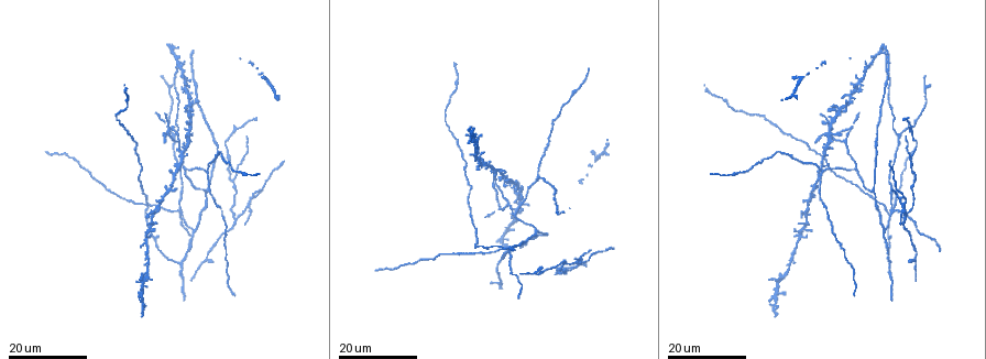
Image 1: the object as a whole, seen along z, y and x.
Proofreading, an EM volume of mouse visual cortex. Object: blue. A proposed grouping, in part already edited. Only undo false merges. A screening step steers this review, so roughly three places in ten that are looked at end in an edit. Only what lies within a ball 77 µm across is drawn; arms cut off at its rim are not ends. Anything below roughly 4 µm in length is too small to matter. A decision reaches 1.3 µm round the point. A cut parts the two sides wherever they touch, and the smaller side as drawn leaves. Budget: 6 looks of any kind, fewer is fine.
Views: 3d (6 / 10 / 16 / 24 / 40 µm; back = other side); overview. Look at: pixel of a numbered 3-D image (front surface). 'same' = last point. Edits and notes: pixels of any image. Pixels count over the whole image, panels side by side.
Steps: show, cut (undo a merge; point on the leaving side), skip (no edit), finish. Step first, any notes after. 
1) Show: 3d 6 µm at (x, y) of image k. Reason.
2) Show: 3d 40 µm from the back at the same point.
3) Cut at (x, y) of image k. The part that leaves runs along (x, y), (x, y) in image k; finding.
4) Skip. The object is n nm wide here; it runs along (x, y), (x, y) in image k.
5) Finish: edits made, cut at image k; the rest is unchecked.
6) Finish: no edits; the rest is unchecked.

Show: 3d 24 µm at (851, 127) of image 1. Three-way junction.

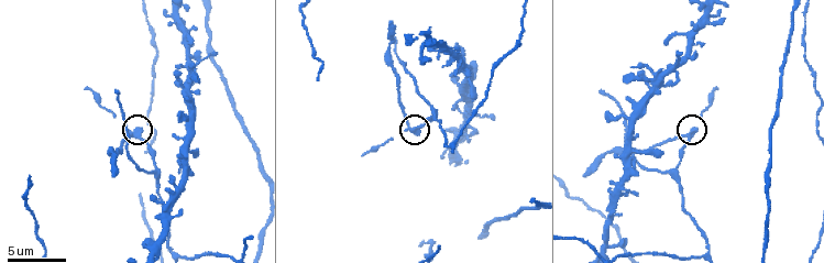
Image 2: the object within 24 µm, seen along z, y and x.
Show: 3d 10 µm at (410, 127) of image 2.

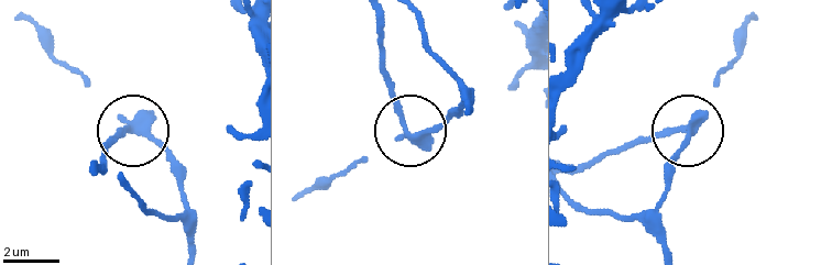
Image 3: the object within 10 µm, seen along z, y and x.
Cut at (113, 135) of image 3. A second neuron is stuck on.

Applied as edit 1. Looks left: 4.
Show: 3d 24 µm at (904, 205) of image 1. Four or more arms meet.

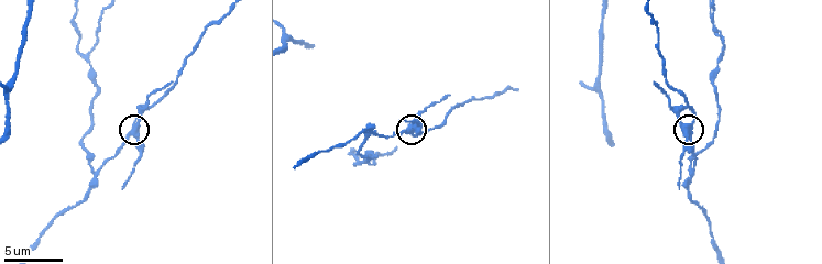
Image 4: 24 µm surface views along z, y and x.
Show: 3d 10 µm at (136, 135) of image 4.

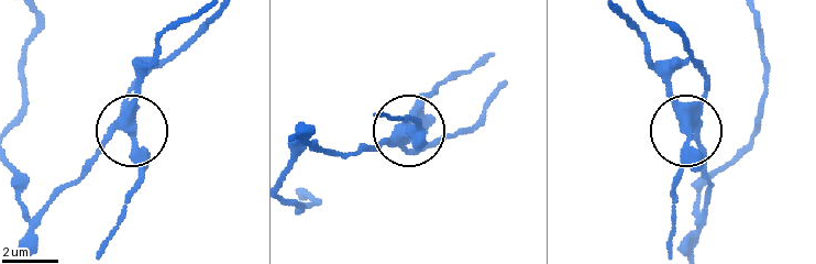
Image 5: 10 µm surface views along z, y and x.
Show: 3d 6 µm at (686, 131) of image 5.

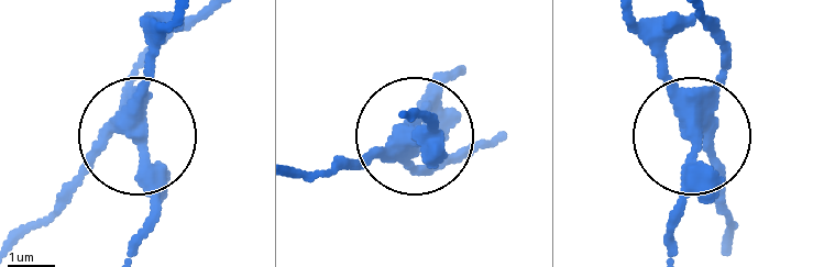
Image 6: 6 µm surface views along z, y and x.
Cut at (435, 132) of image 6. 4 arms meet here; the part that leaves runs along (691, 106), (635, 15) in image 6; two neurons meet here.

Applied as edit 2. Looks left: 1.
Show: 3d 10 µm at (603, 103) of image 4. Thick turns thin.

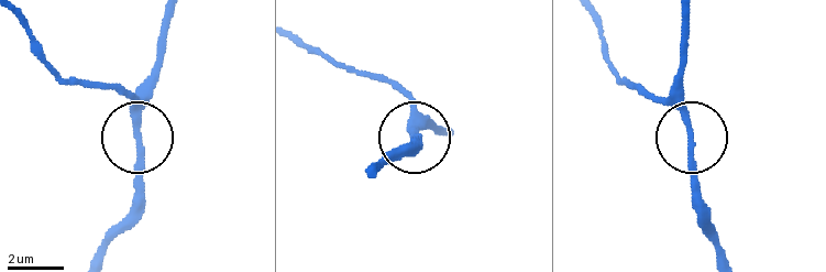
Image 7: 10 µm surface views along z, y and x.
Skip. It runs along (726, 256), (697, 198), (687, 121), (643, 87) in image 7; all the same neuron.

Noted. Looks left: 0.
Finish: edits made, cut at image 3, cut at image 6; the rest is unchecked.

